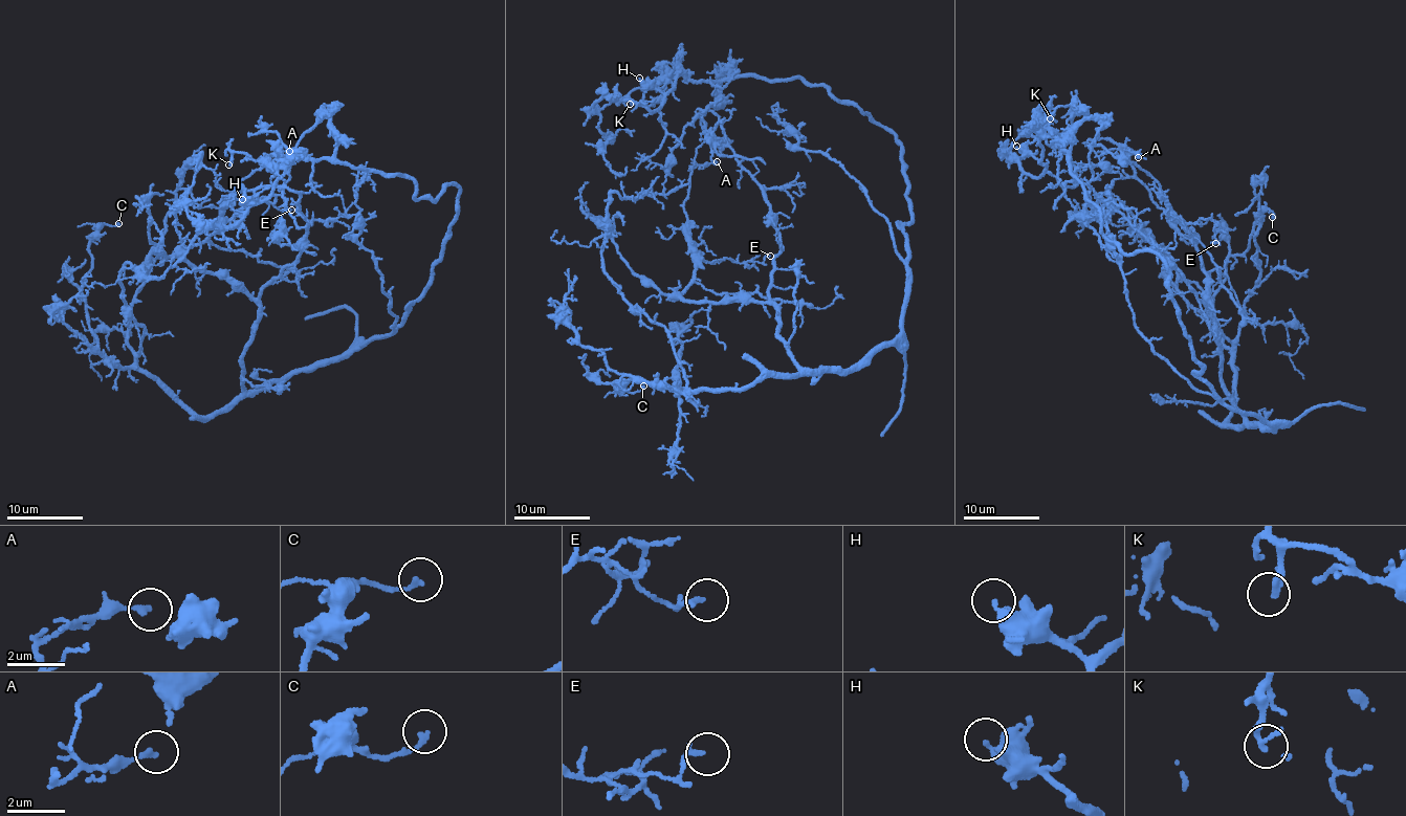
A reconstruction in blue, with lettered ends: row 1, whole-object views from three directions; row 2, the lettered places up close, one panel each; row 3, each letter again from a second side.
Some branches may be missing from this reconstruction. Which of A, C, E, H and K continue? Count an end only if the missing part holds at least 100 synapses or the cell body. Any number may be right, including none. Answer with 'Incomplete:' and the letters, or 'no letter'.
Incomplete: no letter

